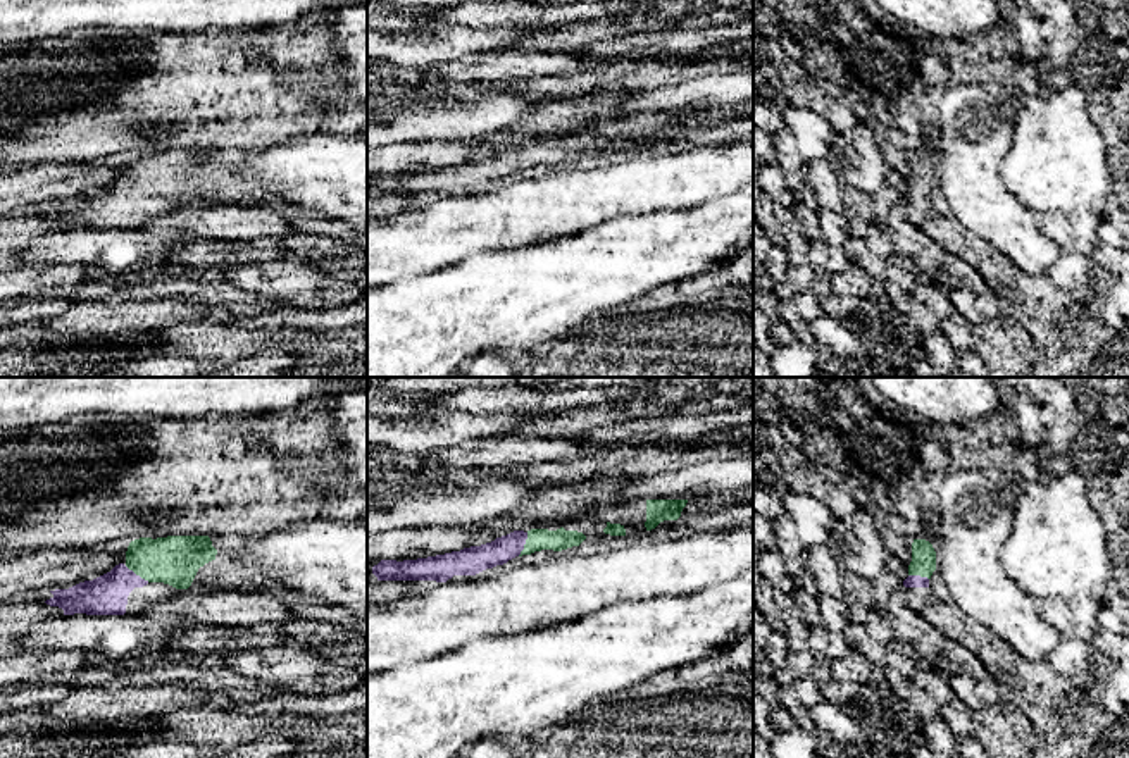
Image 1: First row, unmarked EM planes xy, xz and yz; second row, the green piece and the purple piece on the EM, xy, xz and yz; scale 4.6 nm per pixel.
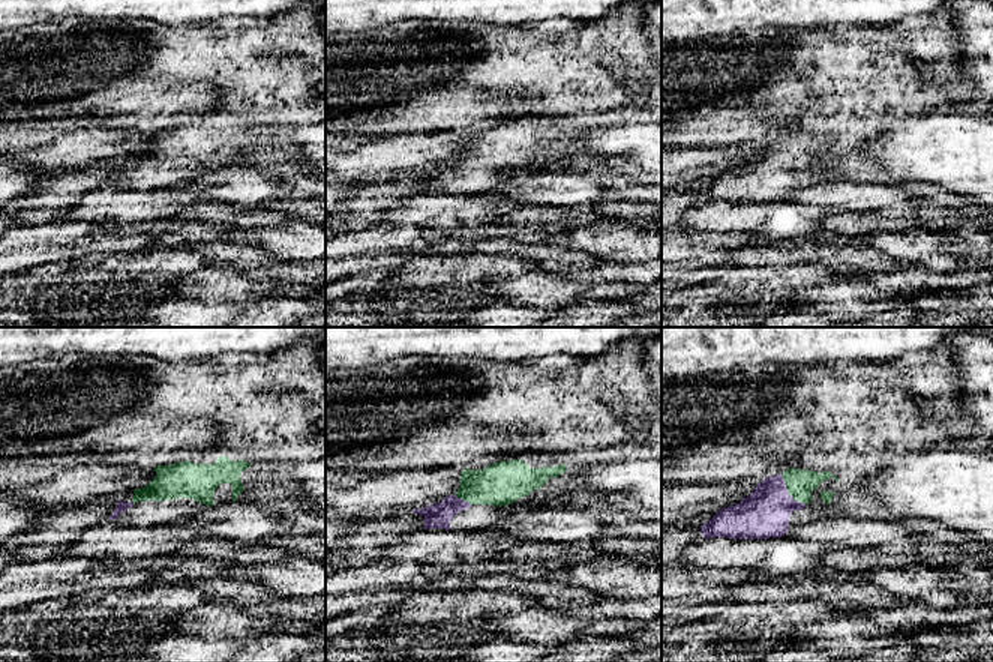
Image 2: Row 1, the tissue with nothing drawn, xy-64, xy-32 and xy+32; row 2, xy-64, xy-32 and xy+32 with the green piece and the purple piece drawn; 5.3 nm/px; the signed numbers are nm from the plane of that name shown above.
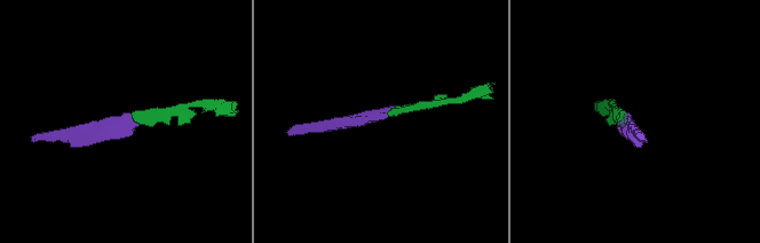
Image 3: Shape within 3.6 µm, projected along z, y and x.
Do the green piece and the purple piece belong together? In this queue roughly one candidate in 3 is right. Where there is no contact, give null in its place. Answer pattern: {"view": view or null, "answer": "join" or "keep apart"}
{"view": "xy", "answer": "join"}

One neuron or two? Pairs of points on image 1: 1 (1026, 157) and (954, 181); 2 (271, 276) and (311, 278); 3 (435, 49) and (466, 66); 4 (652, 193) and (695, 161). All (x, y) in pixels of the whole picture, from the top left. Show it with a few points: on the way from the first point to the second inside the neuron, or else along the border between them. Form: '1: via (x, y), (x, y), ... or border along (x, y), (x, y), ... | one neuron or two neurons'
1: border along (997, 166), (1002, 183), (1019, 200) | two neurons
2: via (281, 278), (300, 278) | one neuron
3: border along (495, 50), (471, 50), (424, 69) | two neurons
4: via (662, 183), (674, 181), (685, 171) | one neuron

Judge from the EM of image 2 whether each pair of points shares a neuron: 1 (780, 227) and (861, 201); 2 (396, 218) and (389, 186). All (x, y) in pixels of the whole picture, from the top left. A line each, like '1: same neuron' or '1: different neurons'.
1: different neurons
2: different neurons

